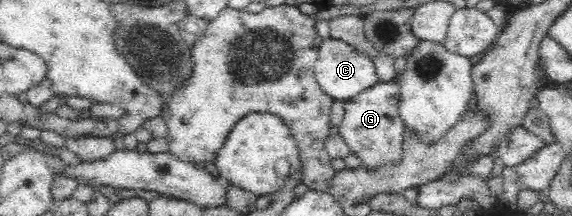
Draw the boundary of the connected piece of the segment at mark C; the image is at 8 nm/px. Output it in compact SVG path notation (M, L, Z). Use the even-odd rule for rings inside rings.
M330 38L323 40L319 48L319 56L313 69L315 80L321 90L333 101L350 101L360 92L372 88L378 83L373 61L362 52L356 51L346 42Z

